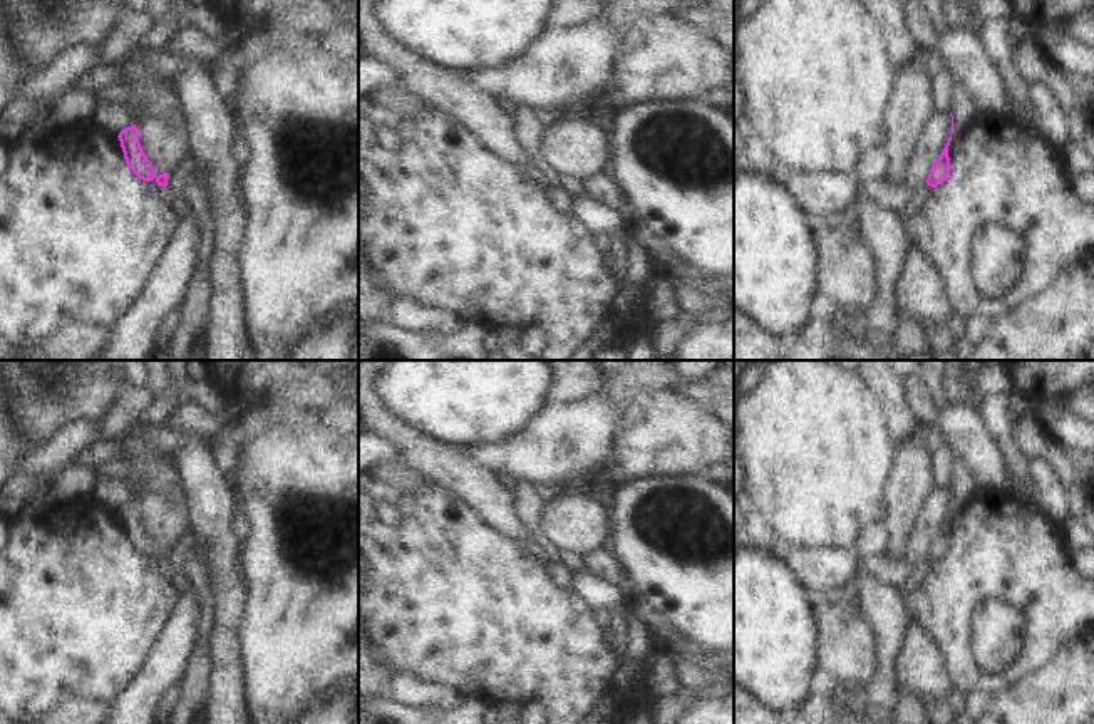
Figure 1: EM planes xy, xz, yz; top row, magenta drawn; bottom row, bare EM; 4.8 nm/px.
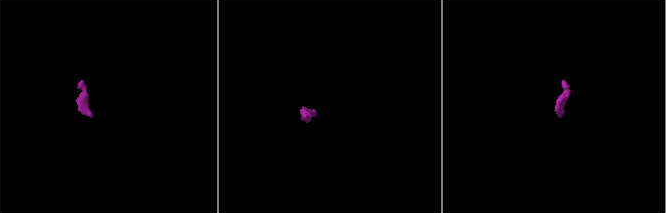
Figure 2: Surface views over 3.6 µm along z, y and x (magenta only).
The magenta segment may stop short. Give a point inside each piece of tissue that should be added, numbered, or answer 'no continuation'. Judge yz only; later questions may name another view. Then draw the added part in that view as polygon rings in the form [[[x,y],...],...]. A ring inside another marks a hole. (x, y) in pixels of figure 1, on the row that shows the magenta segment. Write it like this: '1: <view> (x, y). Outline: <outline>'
1: yz (917, 203). Outline: [[[921,184],[916,191],[916,194],[911,198],[910,204],[903,209],[898,211],[901,216],[911,218],[915,213],[921,211],[923,206],[926,204],[928,198],[931,196],[933,188],[928,184]]]

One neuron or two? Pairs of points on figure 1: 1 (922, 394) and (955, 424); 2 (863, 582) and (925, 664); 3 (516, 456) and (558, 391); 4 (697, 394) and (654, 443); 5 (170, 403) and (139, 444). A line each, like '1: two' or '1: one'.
1: one
2: two
3: two
4: two
5: two

